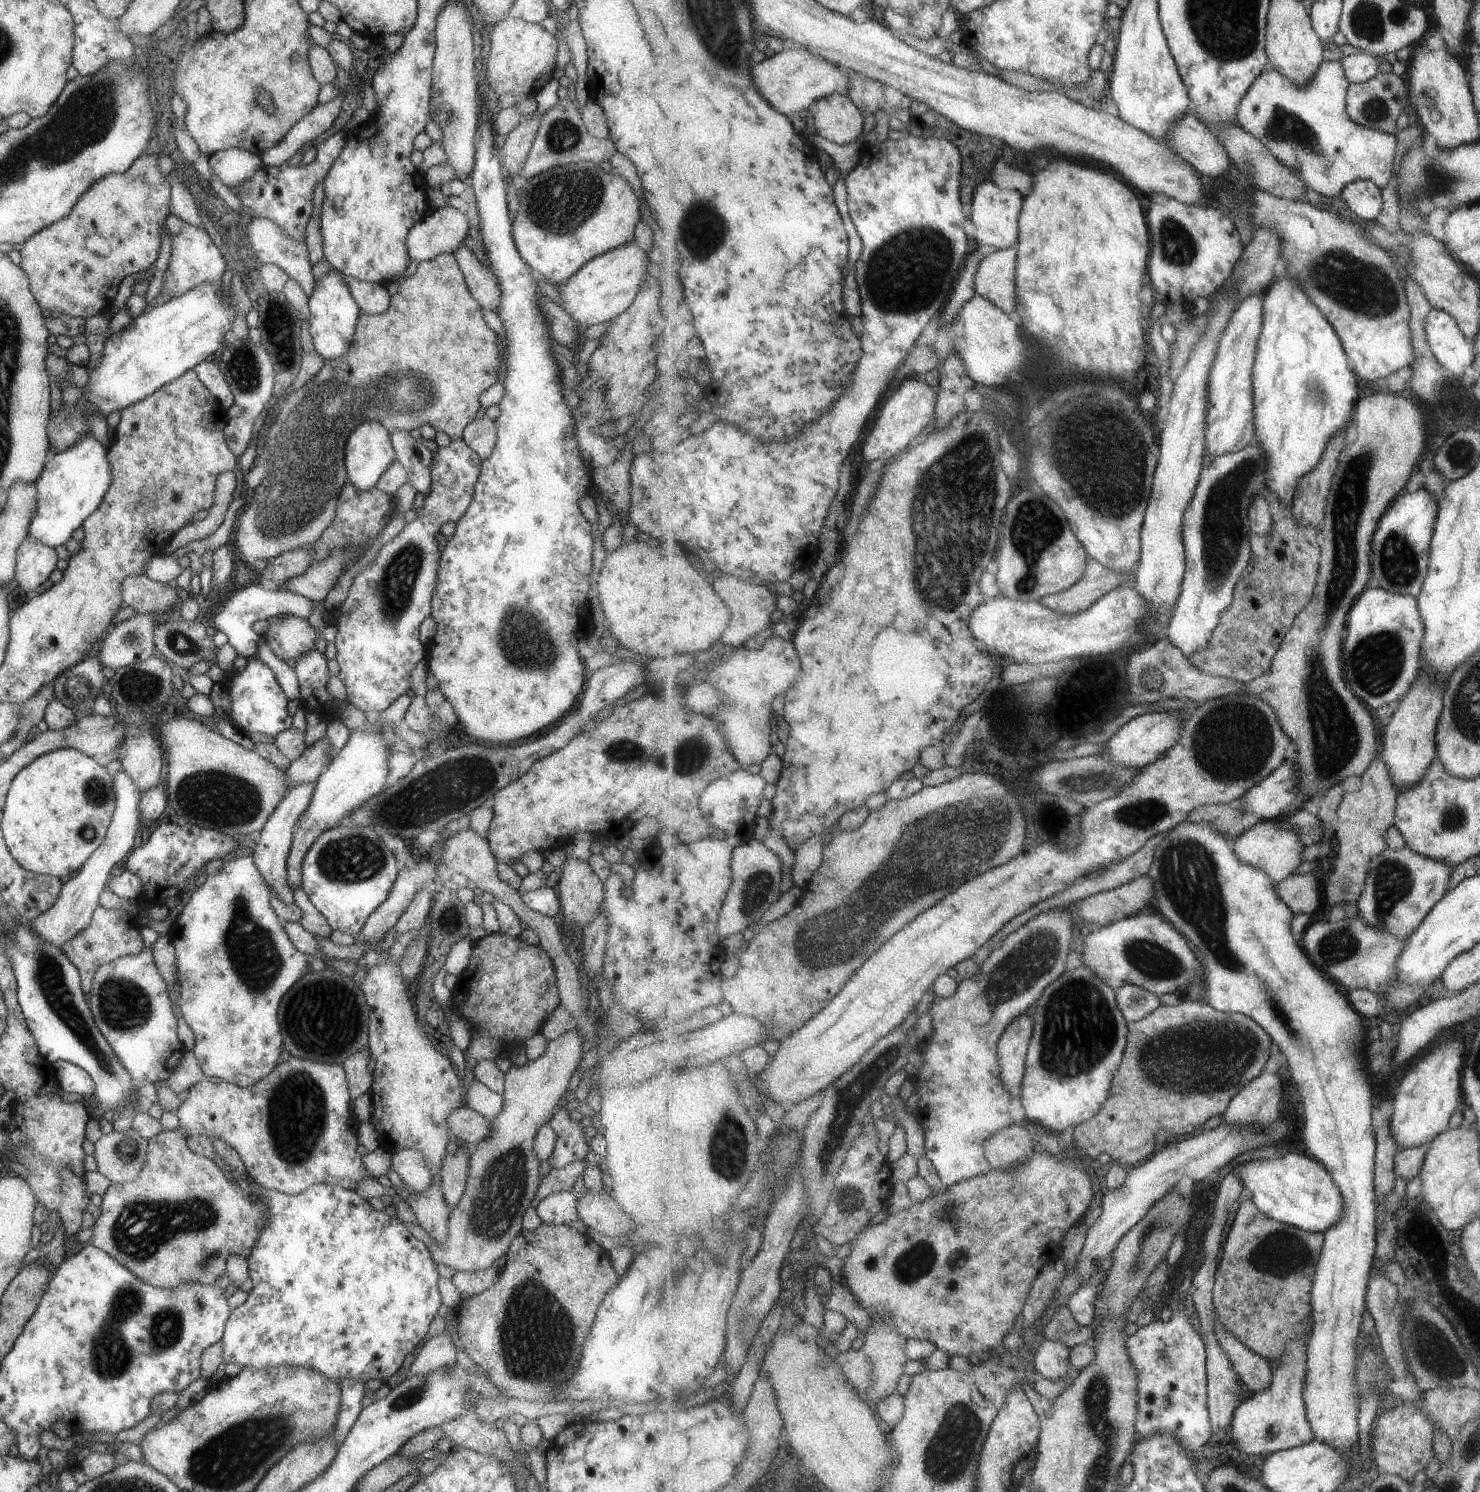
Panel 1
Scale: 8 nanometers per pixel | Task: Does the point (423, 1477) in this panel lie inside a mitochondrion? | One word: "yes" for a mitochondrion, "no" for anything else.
no

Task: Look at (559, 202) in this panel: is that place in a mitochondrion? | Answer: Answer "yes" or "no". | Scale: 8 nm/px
yes

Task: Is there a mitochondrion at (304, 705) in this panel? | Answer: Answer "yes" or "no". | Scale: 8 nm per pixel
no

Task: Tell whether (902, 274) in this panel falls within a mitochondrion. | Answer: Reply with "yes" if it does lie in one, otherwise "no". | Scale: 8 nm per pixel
yes

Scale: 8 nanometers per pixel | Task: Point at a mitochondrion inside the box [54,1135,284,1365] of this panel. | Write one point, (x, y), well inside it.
(144, 1228)

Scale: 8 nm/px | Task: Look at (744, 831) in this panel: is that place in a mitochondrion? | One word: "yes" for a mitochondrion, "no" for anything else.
no

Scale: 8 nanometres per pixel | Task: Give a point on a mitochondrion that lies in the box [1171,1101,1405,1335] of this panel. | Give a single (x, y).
(1272, 1257)

